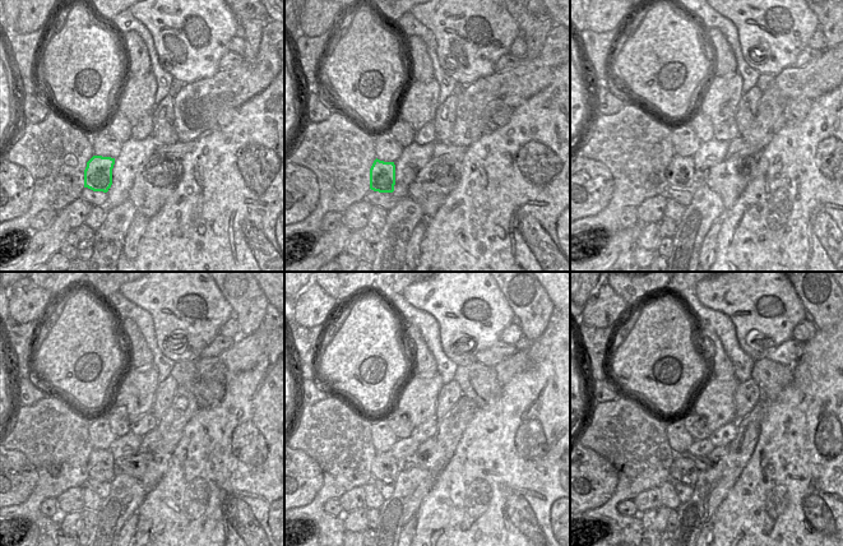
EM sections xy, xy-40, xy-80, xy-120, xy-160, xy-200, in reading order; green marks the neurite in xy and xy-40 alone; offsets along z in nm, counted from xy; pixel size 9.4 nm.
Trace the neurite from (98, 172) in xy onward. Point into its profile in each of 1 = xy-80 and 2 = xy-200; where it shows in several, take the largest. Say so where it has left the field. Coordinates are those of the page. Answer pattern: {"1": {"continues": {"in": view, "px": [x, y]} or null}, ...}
{"1": {"continues": {"in": "xy-80", "px": [667, 174]}}, "2": {"continues": {"in": "xy-200", "px": [682, 470]}}}

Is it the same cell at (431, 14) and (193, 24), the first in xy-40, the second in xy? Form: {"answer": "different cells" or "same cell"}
{"answer": "same cell"}

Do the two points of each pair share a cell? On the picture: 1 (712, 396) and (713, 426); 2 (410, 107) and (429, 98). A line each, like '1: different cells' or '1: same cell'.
1: same cell
2: same cell

